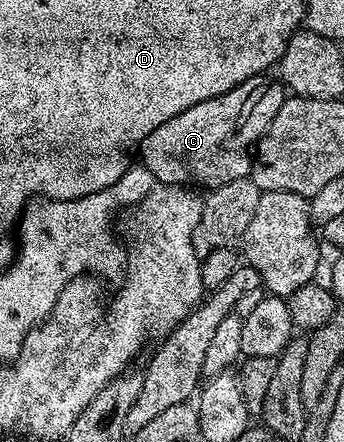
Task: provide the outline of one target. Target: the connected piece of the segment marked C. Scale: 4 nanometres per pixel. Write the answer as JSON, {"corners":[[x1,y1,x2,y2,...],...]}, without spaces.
{"corners":[[268,74,255,76,234,86,234,90,226,90,226,94,198,102,151,132,140,143,138,156,144,159,142,166,150,170,157,185,199,186,211,190,248,176,256,144,264,137,264,131,286,98,283,83,270,77]]}

